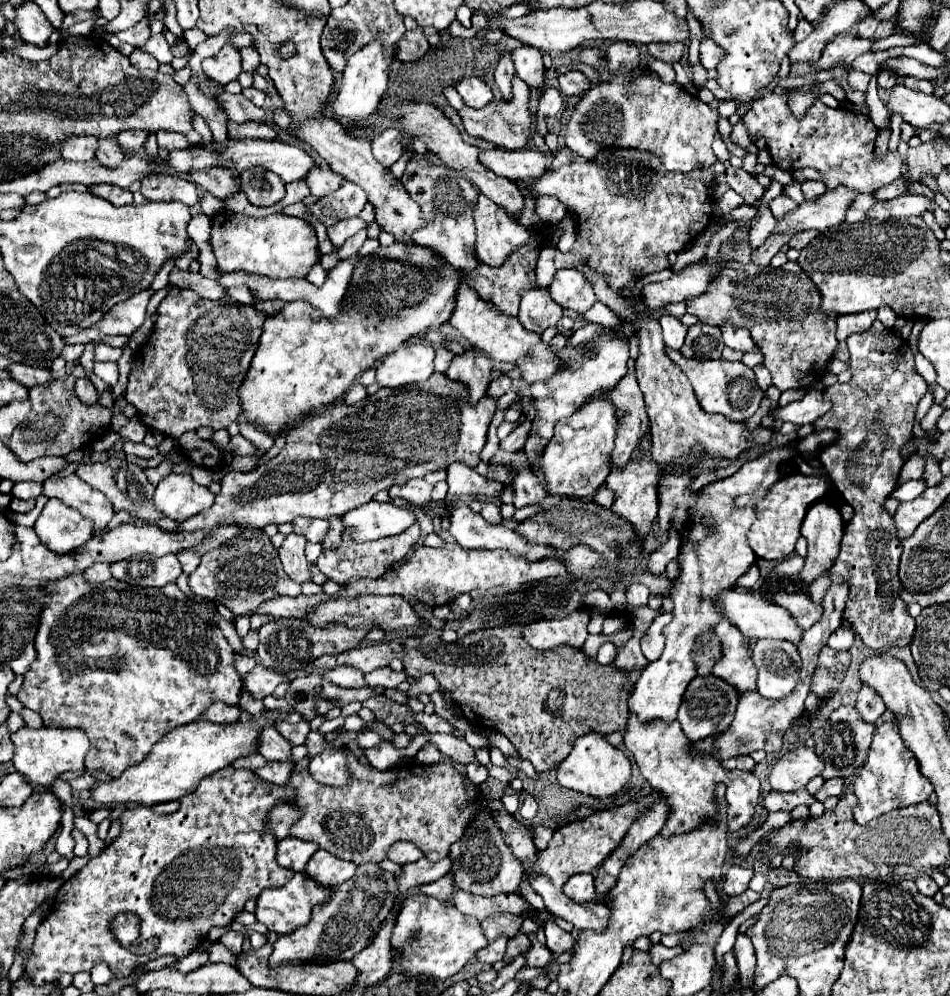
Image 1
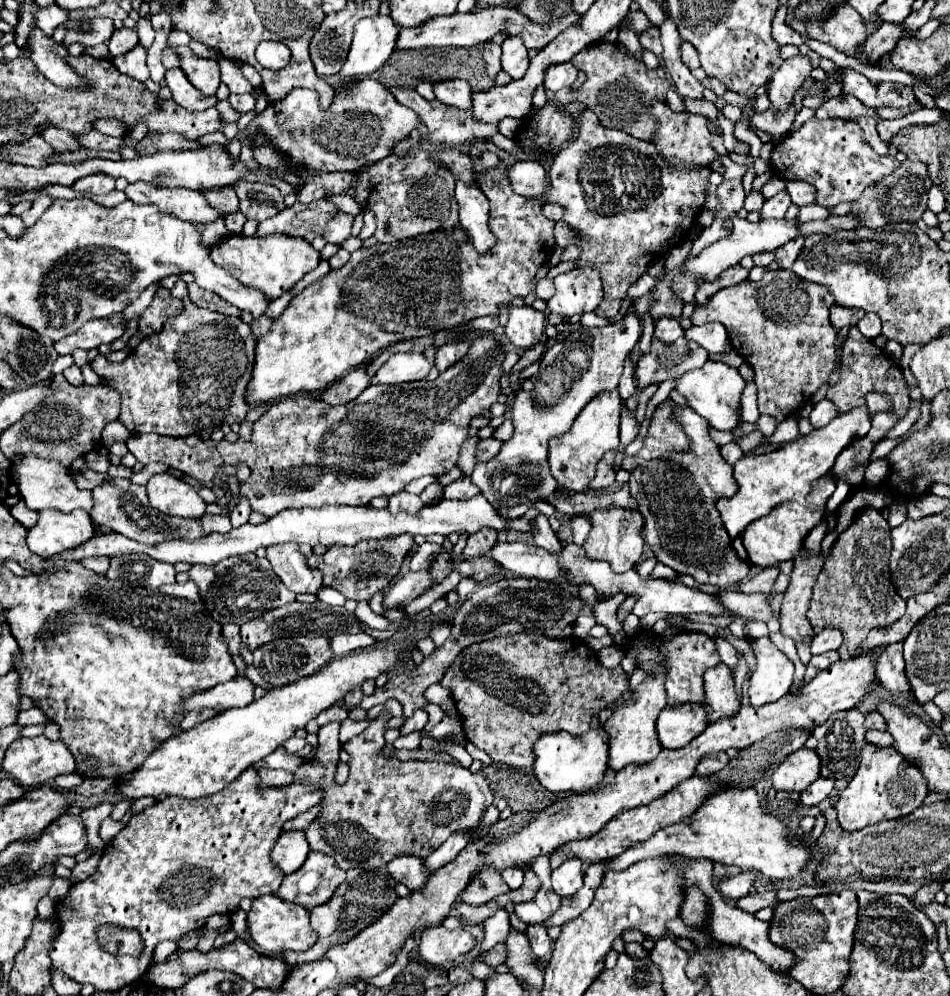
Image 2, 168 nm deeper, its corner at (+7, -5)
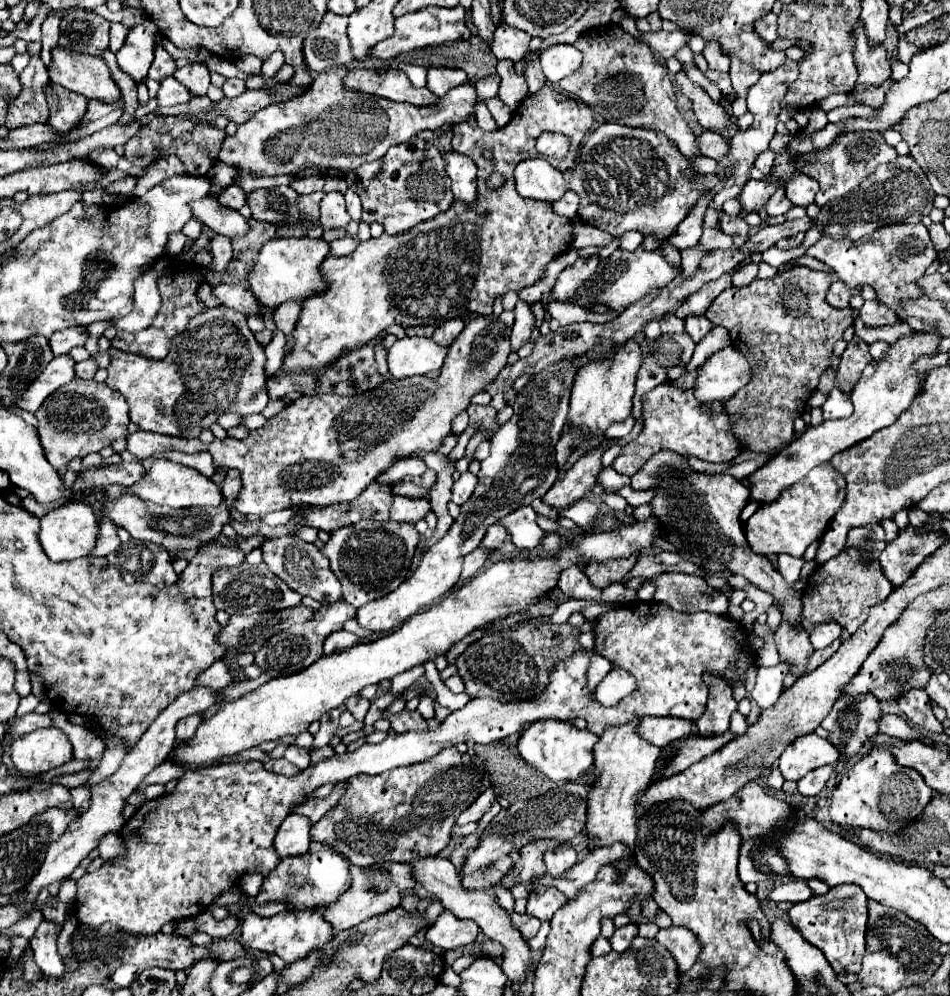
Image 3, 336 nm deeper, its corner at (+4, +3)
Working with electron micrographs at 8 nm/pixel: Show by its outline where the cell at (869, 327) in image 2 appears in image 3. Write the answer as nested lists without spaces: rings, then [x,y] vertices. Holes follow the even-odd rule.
[[[877,300],[865,302],[859,310],[859,316],[867,326],[893,326],[899,320],[891,308],[887,308],[885,304],[881,304]]]

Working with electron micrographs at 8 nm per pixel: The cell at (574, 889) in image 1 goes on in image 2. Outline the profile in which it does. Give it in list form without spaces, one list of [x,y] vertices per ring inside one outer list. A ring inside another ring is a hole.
[[[568,860],[564,866],[558,866],[552,870],[552,888],[558,896],[568,898],[576,894],[582,886],[582,862],[580,860]]]

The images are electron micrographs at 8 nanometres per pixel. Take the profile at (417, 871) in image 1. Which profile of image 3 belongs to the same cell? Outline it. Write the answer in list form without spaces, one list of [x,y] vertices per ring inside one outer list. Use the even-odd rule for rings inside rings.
[[[485,790],[467,810],[463,810],[457,818],[457,824],[467,824],[467,822],[477,822],[481,820],[481,816],[491,808],[491,804],[497,800],[497,794],[495,790]]]

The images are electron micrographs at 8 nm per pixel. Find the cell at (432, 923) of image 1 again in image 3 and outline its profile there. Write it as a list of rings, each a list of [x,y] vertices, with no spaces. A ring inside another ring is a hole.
[[[443,910],[439,914],[439,918],[435,920],[435,924],[429,926],[427,940],[433,946],[441,946],[445,950],[453,950],[453,948],[459,948],[459,946],[475,942],[477,934],[479,934],[479,926],[475,926],[475,922],[459,920],[449,910]]]

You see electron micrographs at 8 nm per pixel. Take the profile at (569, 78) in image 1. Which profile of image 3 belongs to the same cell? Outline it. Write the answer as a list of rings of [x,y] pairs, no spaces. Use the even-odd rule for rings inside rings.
[[[553,44],[541,52],[541,66],[545,78],[557,84],[581,66],[581,52],[571,44]]]

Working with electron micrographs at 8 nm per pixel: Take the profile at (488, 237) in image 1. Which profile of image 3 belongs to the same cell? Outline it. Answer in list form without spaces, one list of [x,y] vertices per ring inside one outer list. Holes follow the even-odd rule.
[[[455,150],[443,152],[443,160],[445,160],[447,176],[453,180],[455,200],[473,204],[477,200],[477,178],[475,178],[477,166],[475,166],[475,162]]]

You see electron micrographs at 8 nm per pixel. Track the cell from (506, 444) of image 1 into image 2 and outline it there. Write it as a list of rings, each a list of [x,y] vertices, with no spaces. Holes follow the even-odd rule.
[[[494,436],[480,440],[480,444],[478,444],[478,460],[480,460],[480,462],[492,460],[492,458],[500,452],[500,446],[502,446],[502,442],[496,440]]]

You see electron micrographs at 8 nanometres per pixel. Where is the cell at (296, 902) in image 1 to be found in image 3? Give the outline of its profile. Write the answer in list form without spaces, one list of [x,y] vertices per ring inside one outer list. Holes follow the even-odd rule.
[[[317,910],[279,912],[273,918],[261,918],[255,912],[251,912],[241,922],[241,938],[243,938],[243,944],[247,944],[249,948],[267,952],[267,954],[277,954],[287,964],[293,964],[293,962],[309,956],[313,950],[323,948],[333,938],[333,930],[331,930],[331,924],[325,922],[321,912],[317,912]]]

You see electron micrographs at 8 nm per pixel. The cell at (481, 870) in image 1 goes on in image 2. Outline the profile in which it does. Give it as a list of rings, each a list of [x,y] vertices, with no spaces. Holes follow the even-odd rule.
[[[488,866],[488,868],[480,870],[480,874],[476,878],[472,878],[472,882],[468,882],[460,900],[470,904],[470,906],[482,906],[488,900],[494,900],[496,896],[506,894],[508,890],[510,888],[504,884],[502,874]]]

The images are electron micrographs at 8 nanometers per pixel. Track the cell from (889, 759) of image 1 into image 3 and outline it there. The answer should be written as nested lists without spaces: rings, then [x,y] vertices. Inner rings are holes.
[[[873,748],[865,758],[861,758],[851,770],[847,770],[831,796],[831,820],[839,826],[869,828],[875,832],[895,834],[925,810],[931,802],[933,790],[923,782],[923,778],[895,762],[893,754],[885,748]]]

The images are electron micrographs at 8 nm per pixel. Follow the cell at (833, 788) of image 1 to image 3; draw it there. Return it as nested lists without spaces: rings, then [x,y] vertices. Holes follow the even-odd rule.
[[[821,766],[819,770],[811,770],[811,774],[805,774],[805,778],[801,778],[799,784],[799,794],[803,796],[817,796],[823,788],[827,778],[833,774],[835,766]]]

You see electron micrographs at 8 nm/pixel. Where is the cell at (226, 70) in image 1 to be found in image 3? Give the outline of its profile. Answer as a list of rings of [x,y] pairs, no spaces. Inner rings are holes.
[[[189,64],[185,68],[177,68],[177,72],[173,74],[183,86],[187,86],[187,90],[191,90],[193,96],[205,96],[207,88],[209,88],[209,70],[205,68],[205,64]]]

